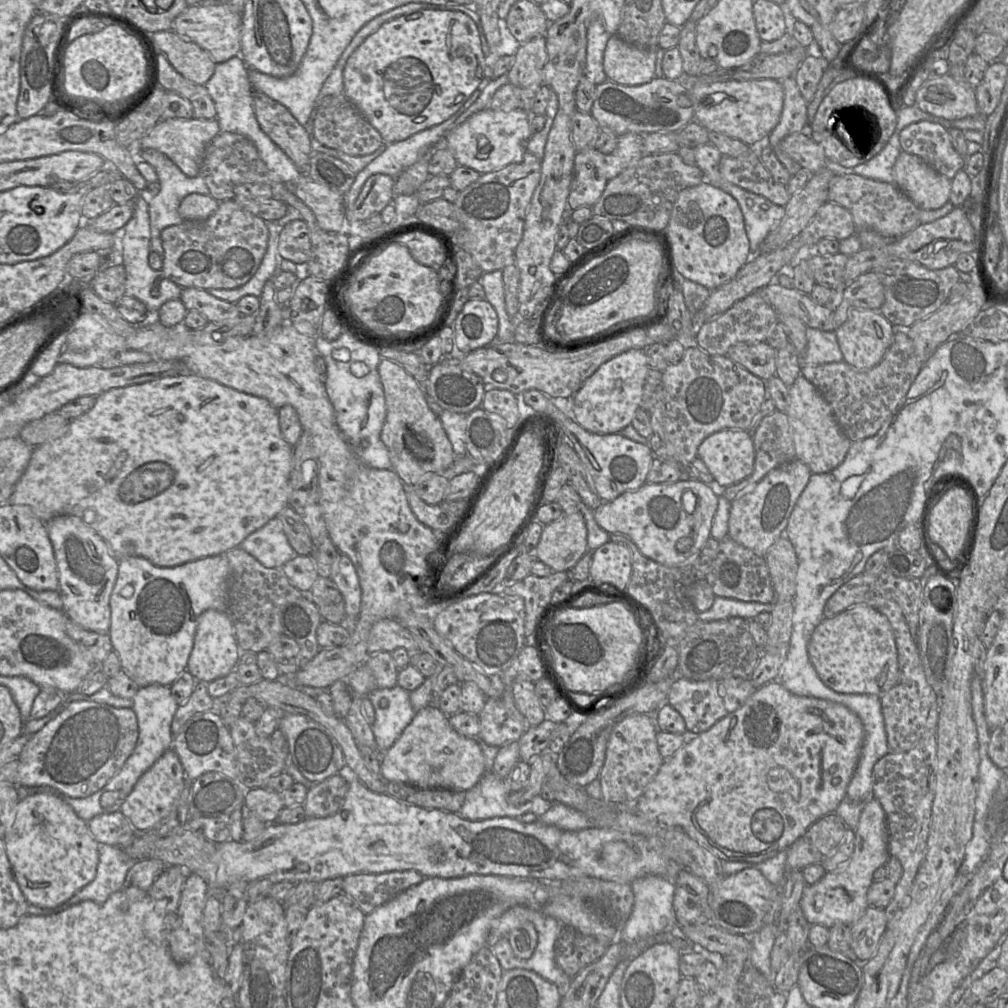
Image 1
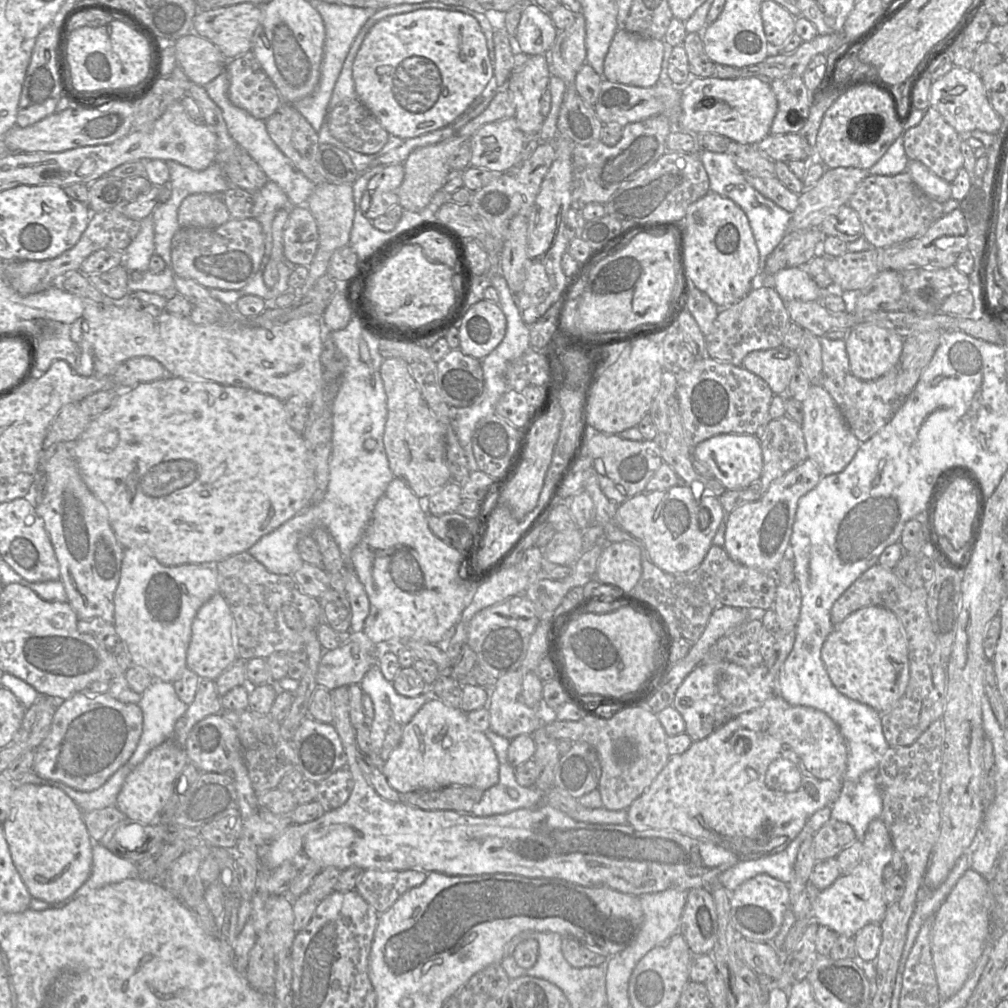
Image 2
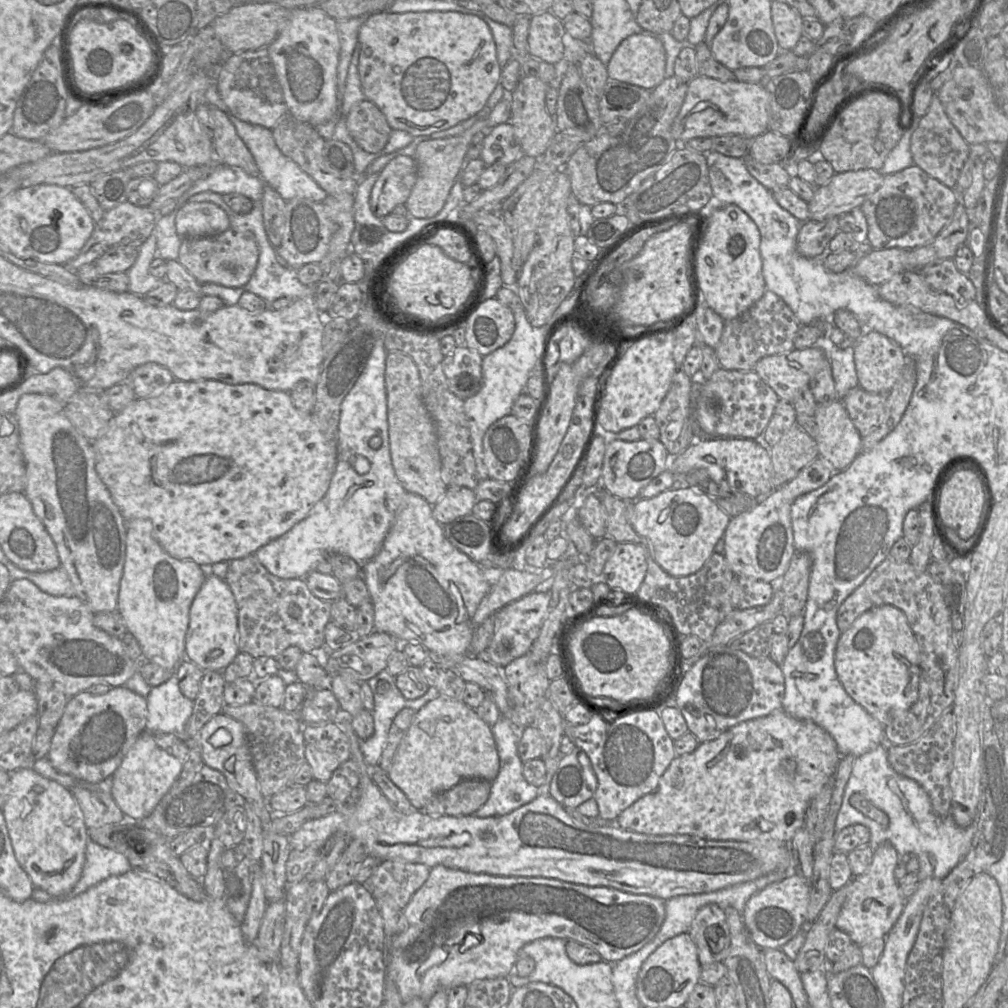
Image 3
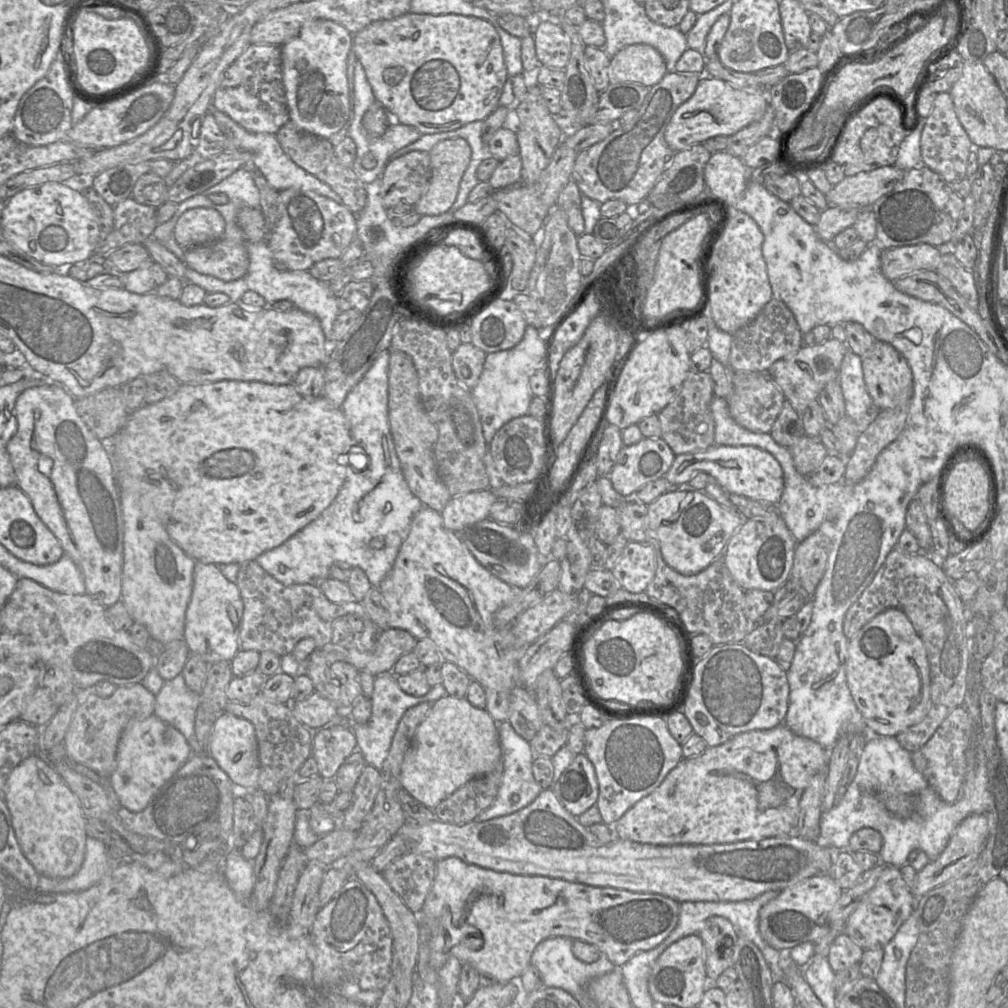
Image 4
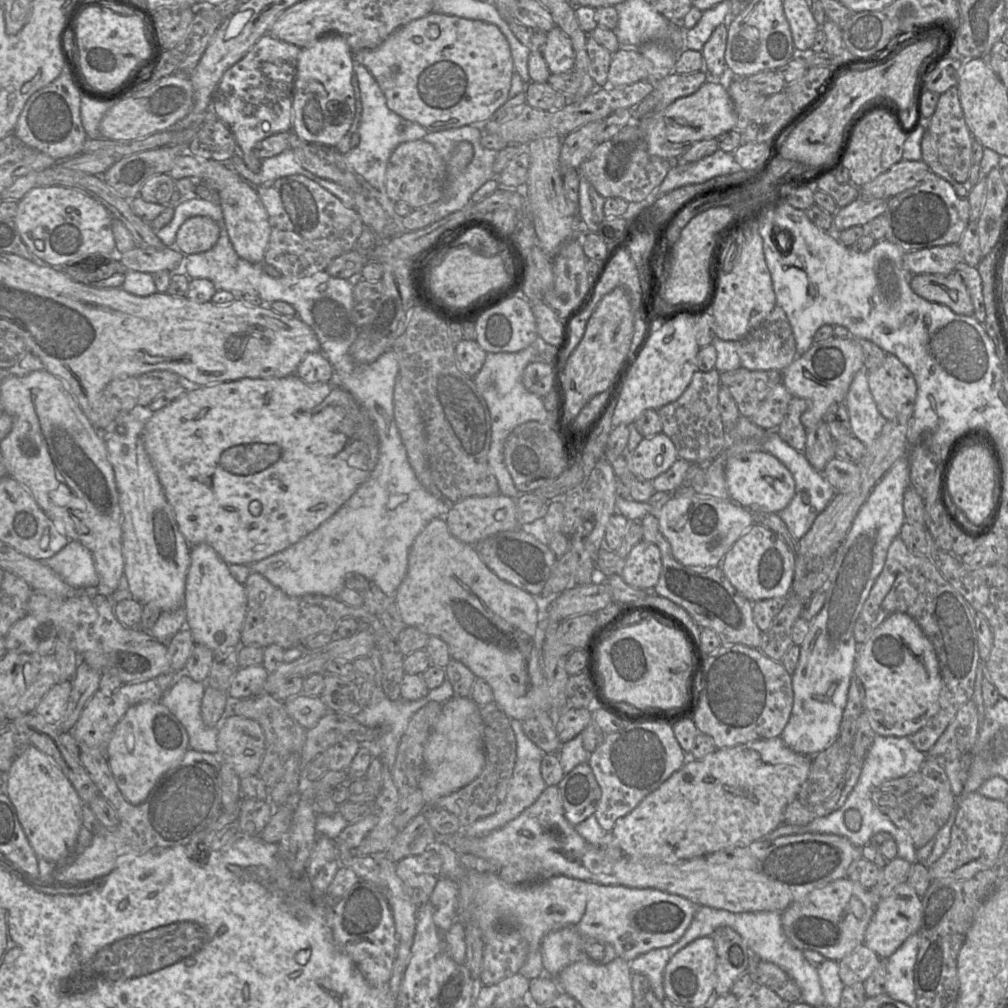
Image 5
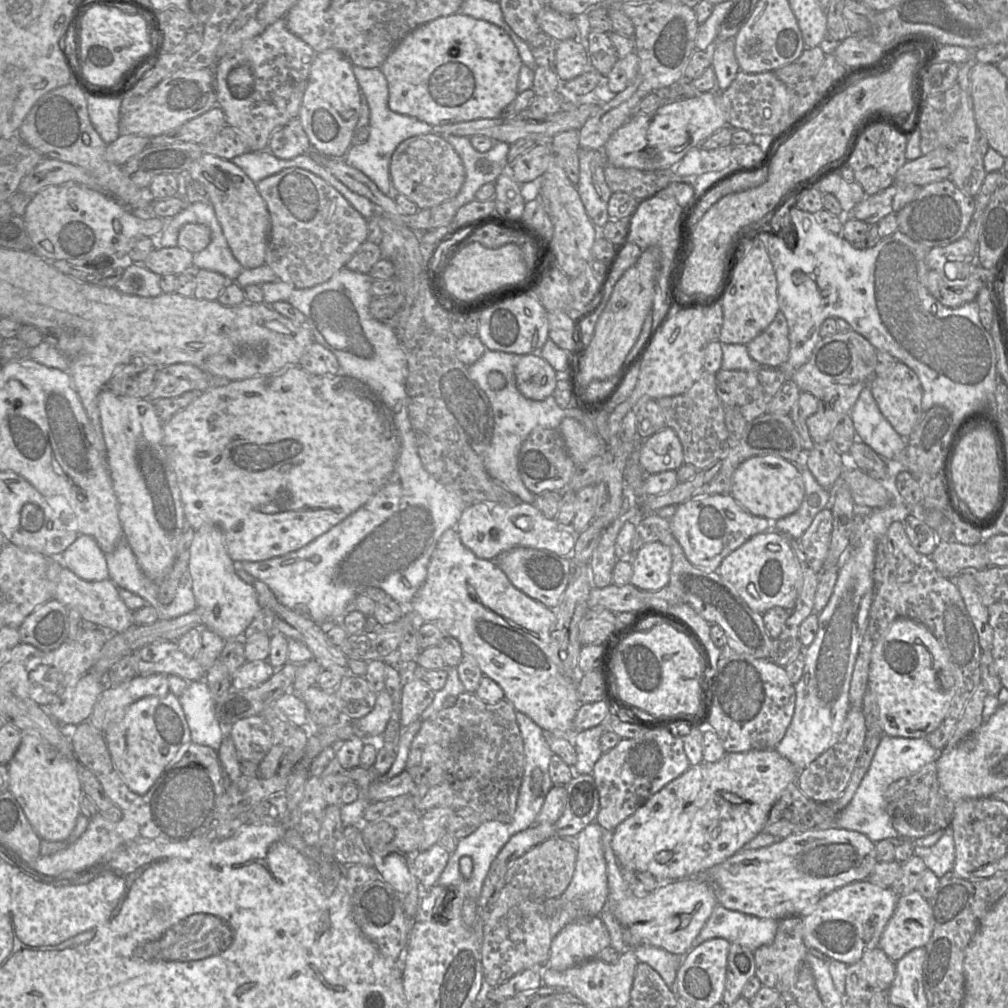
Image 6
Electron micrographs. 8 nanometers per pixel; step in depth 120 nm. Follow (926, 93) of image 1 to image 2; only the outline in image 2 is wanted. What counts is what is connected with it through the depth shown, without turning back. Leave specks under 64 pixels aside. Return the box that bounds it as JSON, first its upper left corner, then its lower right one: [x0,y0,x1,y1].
[929,66,1002,134]

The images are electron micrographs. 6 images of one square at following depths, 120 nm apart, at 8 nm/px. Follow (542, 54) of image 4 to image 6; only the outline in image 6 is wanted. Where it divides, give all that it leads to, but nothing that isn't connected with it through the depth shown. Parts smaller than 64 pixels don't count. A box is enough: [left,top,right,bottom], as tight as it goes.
[554,39,590,81]

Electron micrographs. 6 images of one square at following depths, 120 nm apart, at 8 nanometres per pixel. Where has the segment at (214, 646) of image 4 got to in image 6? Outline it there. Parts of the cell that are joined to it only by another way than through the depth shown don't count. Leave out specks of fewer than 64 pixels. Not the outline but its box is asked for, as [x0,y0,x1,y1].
[188,525,260,641]

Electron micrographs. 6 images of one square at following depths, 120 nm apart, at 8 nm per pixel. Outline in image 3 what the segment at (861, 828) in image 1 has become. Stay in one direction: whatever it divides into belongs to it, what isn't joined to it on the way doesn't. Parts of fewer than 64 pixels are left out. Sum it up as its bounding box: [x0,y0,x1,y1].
[836,841,905,946]

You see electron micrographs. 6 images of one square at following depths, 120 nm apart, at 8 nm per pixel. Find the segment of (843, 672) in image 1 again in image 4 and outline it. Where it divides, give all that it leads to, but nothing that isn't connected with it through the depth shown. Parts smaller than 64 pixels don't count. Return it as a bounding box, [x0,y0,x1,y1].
[845,608,930,737]

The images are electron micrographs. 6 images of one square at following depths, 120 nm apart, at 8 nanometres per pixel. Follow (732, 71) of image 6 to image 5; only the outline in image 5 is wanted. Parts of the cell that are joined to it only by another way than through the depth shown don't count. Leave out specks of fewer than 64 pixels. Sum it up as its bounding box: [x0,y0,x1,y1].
[701,23,734,85]

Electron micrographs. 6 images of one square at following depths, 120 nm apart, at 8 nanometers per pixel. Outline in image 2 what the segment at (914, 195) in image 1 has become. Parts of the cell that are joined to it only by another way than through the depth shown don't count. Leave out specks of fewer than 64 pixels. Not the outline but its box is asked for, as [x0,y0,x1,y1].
[906,160,951,203]

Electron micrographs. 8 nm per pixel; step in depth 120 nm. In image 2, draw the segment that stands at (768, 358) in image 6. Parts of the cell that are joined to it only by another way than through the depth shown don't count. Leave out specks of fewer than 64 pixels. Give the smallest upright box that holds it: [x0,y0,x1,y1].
[705,286,792,366]

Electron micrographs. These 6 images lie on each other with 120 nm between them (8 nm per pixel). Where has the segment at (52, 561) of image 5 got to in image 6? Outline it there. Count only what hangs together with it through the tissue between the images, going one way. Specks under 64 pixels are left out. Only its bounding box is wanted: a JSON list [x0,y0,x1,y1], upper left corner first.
[57,534,109,581]

